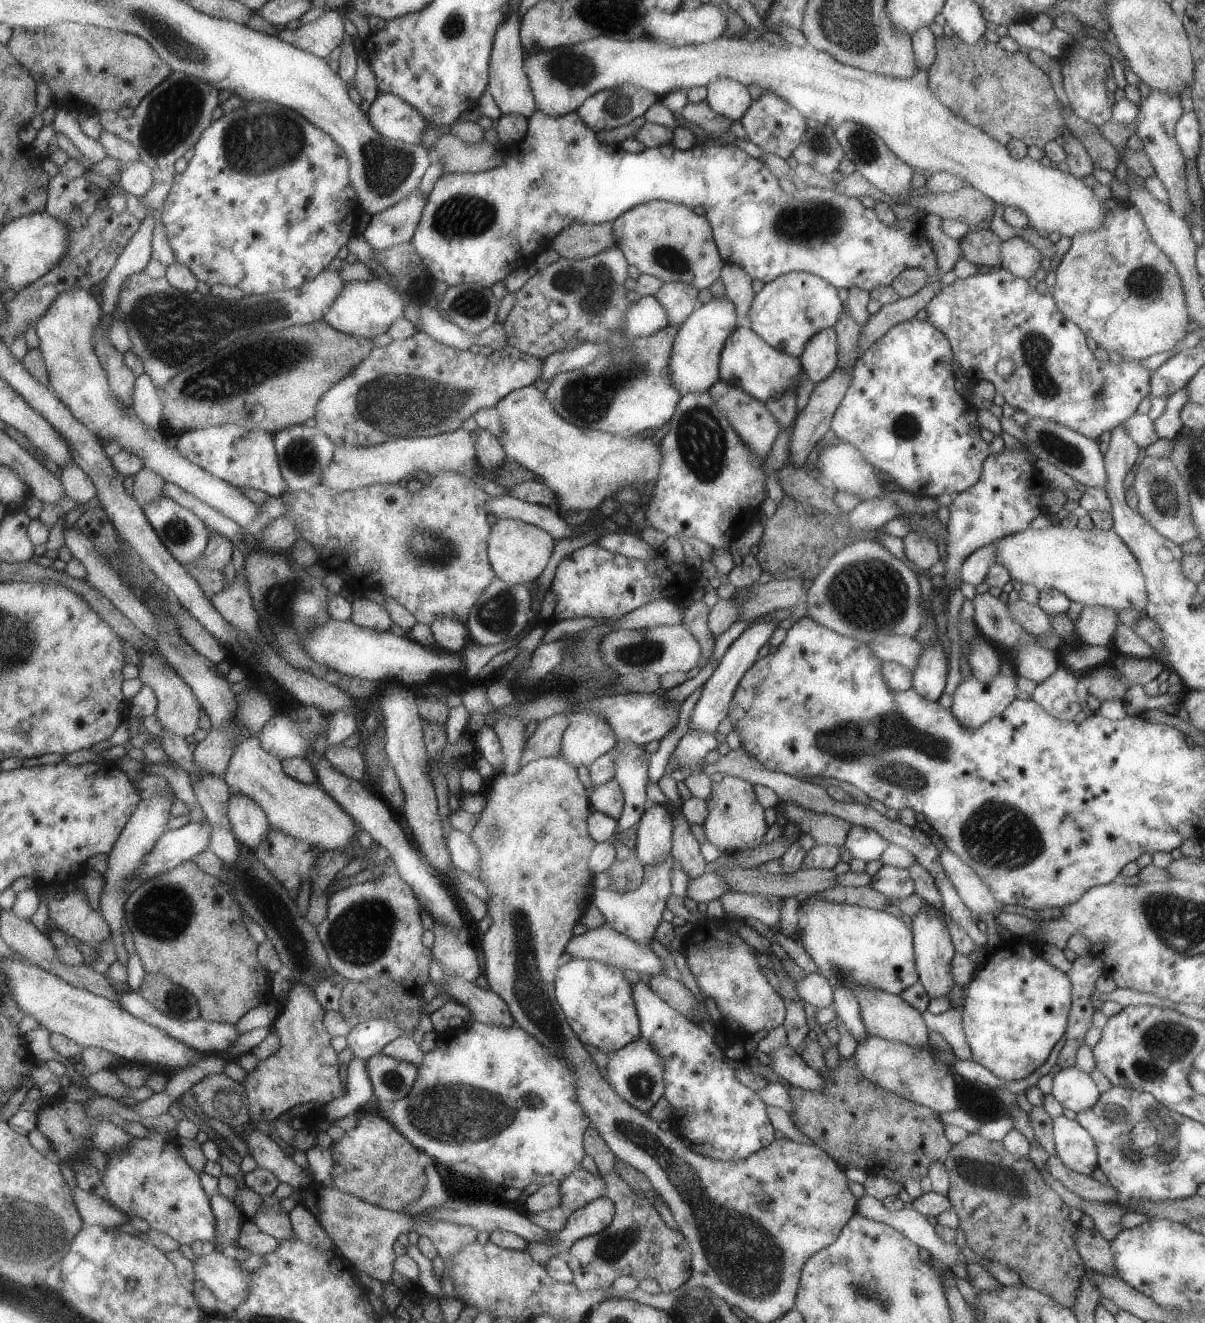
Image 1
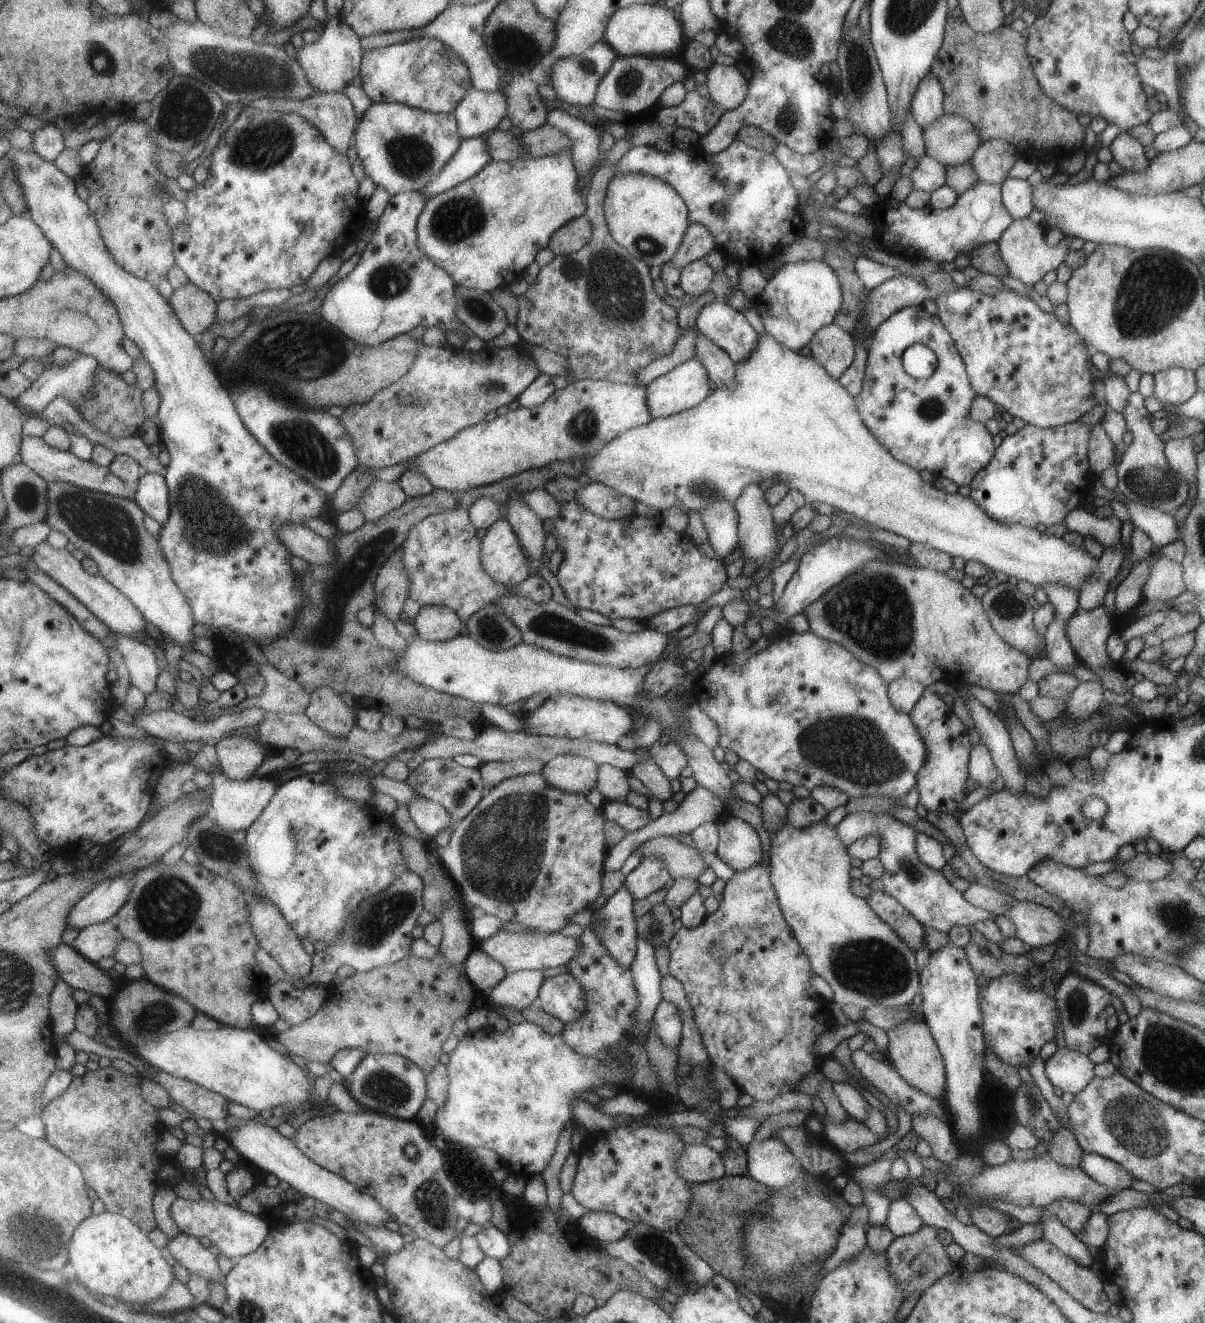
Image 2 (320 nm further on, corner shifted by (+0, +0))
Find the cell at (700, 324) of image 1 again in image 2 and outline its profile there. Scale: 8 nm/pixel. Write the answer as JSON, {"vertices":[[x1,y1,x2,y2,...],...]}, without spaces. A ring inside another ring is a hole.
{"vertices":[[694,356,646,387,652,419,670,417,703,402,710,394,710,380,704,364]]}

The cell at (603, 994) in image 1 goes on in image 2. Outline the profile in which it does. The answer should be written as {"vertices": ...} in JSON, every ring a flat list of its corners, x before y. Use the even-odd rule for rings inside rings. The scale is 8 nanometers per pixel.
{"vertices":[[563,973,546,978,540,986,537,1004,544,1011,565,1024,582,1018,586,1010,586,992,578,978]]}

